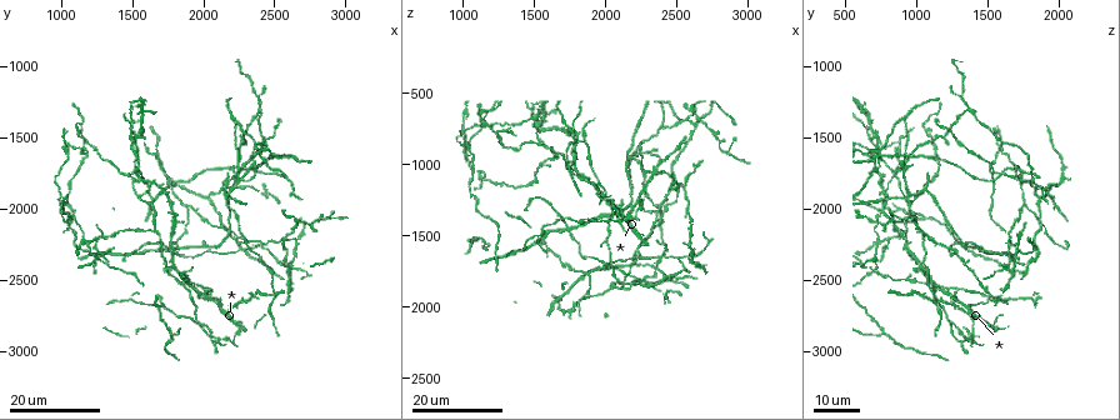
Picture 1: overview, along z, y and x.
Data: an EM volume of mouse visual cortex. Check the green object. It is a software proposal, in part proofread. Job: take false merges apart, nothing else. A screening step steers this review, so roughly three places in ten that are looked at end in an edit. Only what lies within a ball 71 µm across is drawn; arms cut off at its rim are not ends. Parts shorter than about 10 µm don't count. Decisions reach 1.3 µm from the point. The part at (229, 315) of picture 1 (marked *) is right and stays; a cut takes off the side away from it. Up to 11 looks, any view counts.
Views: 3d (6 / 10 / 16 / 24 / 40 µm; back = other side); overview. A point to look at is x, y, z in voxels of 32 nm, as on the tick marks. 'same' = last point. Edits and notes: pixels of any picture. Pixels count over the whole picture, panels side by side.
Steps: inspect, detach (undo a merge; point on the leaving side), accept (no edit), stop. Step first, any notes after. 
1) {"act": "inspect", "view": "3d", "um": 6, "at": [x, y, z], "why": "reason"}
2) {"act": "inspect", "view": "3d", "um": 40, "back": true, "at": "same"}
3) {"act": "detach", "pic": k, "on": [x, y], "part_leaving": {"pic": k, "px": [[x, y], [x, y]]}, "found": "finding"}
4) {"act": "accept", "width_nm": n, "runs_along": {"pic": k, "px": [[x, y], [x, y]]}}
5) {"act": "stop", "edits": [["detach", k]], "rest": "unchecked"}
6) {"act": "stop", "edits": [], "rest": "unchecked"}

{"act": "inspect", "view": "3d", "um": 24, "at": [2000, 2600, 1220], "why": "thin arm on a thick one"}

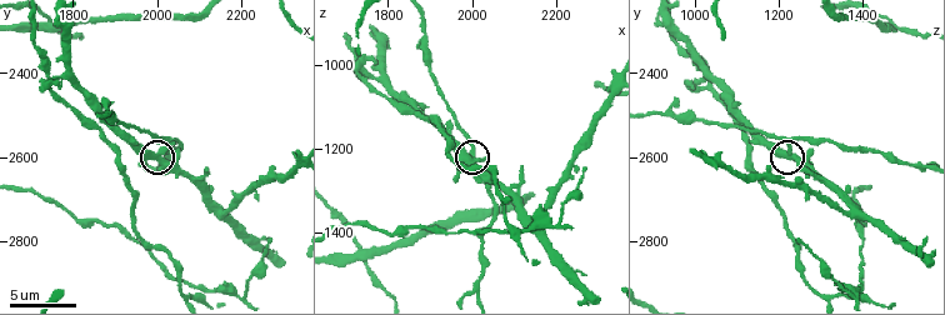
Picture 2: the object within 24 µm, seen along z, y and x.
{"act": "inspect", "view": "3d", "um": 10, "at": [2010, 2590, 1230]}

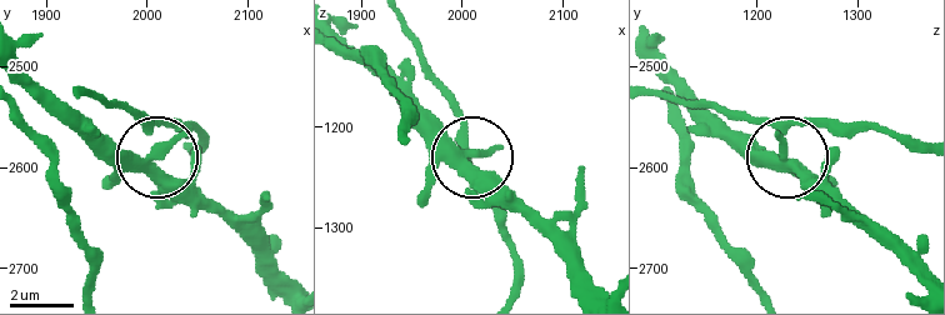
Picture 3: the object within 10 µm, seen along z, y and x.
{"act": "accept", "width_nm": 360, "runs_along": {"pic": 3, "px": [[290, 286], [225, 221], [161, 173], [153, 125], [140, 111]]}, "found": "continuous, no second neuron"}

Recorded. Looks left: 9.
{"act": "inspect", "view": "3d", "um": 24, "at": [1880, 2000, 1780], "why": "three-way junction"}

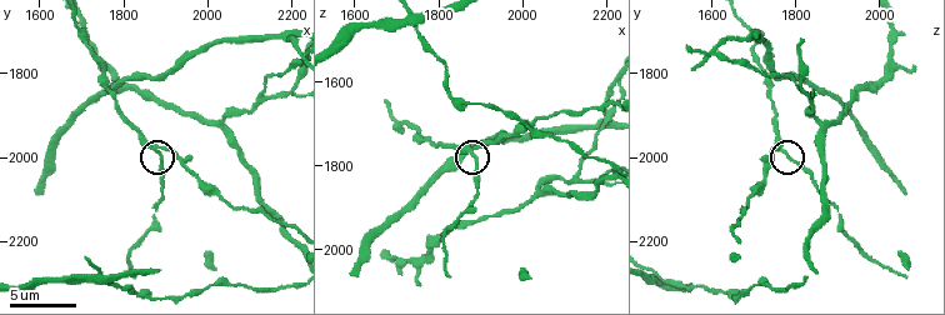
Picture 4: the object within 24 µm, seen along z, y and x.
{"act": "inspect", "view": "3d", "um": 10, "at": [1885, 1985, 1775]}

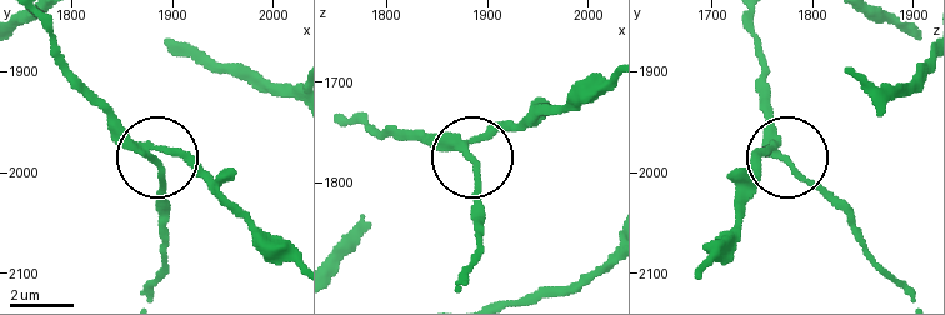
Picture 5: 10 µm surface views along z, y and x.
{"act": "detach", "pic": 5, "on": [176, 156], "side_arm_um": 22, "arms": 3, "found": "two neurons meet here"}

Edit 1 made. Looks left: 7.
{"act": "inspect", "view": "overview", "why": "redraw"}

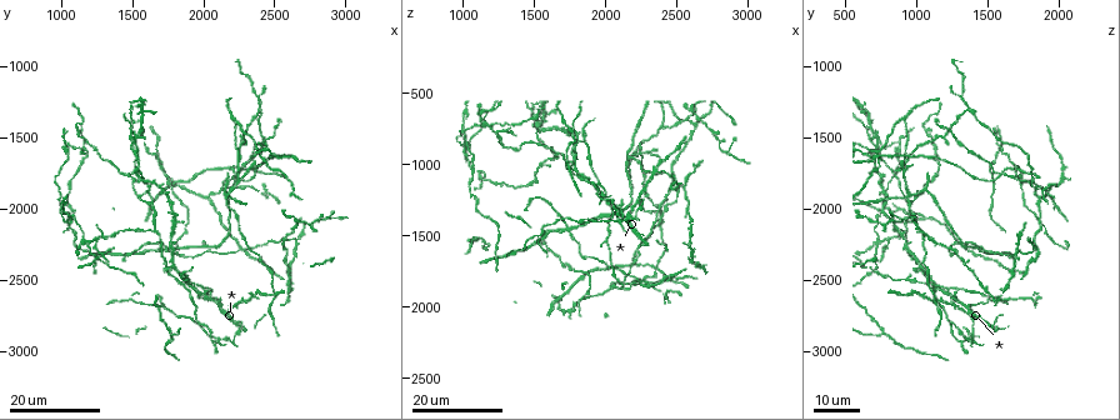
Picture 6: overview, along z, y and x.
{"act": "inspect", "view": "3d", "um": 24, "at": [2300, 2280, 1840], "why": "arms part here"}

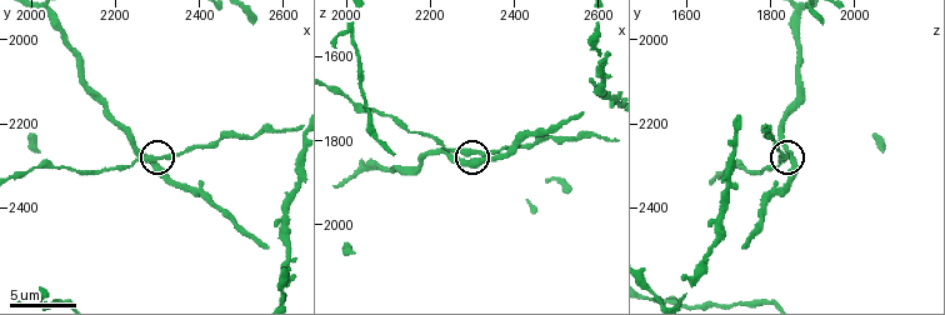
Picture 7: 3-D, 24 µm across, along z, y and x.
{"act": "inspect", "view": "3d", "um": 10, "at": [2285, 2290, 1860]}

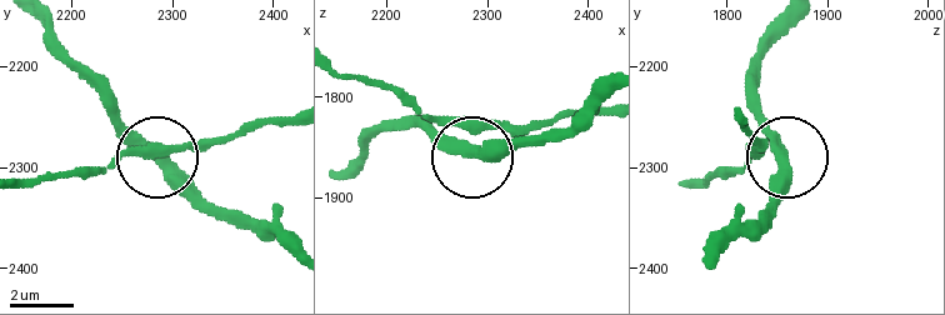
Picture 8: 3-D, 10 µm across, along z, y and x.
{"act": "accept", "arms": 3, "runs_along": {"pic": 8, "px": [[696, 178], [776, 153], [785, 161], [776, 215]]}, "found": "all the same neuron"}

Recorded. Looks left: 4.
{"act": "inspect", "view": "3d", "um": 16, "at": [2220, 1740, 1600], "why": "four or more arms meet"}

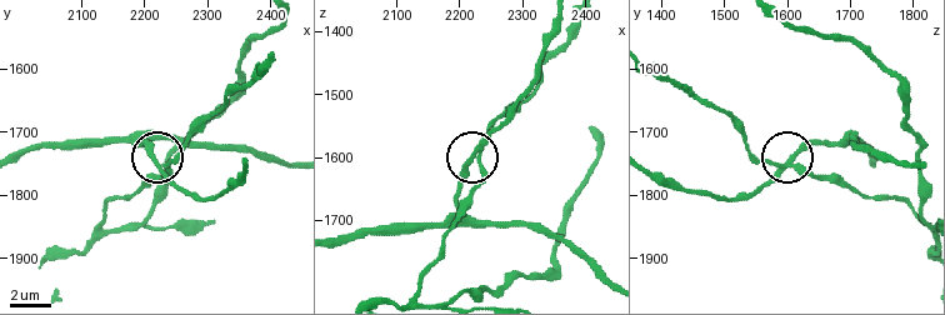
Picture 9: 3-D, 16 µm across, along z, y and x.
{"act": "inspect", "view": "3d", "um": 10, "at": [2215, 1740, 1605]}

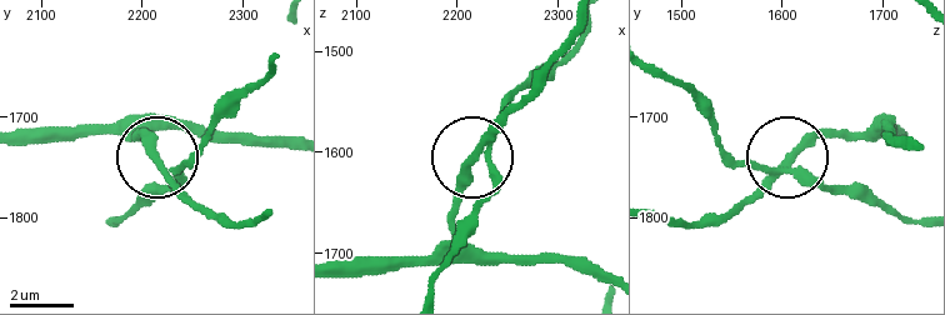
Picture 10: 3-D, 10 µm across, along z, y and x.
{"act": "accept", "runs_along": {"pic": 10, "px": [[921, 224], [865, 196], [816, 186], [784, 164], [739, 205]]}, "found": "continuous, no second neuron"}

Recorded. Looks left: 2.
{"act": "inspect", "view": "3d", "um": 16, "at": [2240, 1640, 920], "why": "arms part here"}

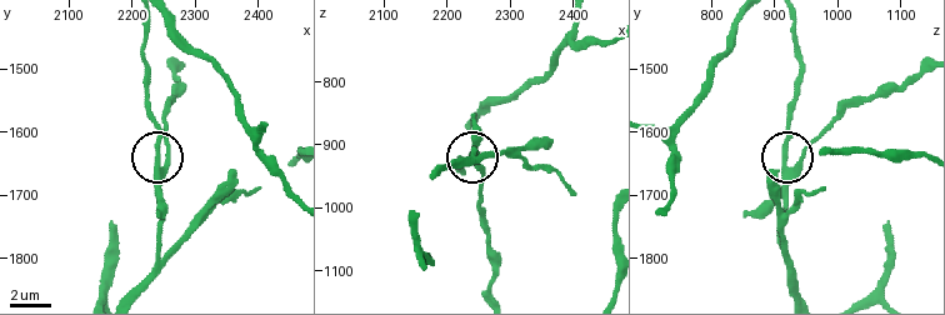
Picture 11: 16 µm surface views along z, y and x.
{"act": "inspect", "view": "3d", "um": 6, "at": [2245, 1655, 935]}

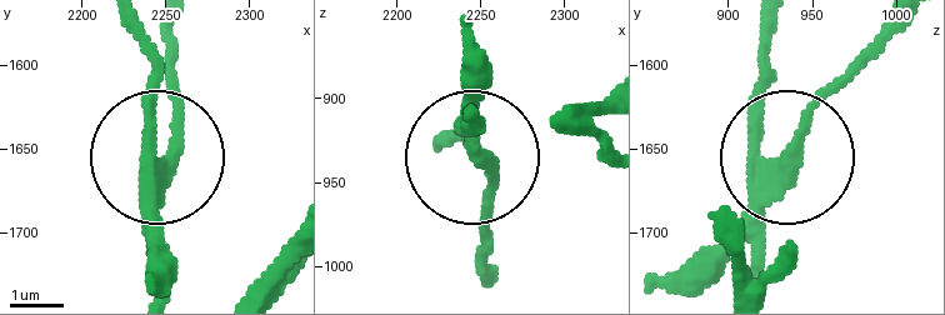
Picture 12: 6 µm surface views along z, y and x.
{"act": "detach", "pic": 12, "on": [149, 125], "found": "two neurons meet here"}

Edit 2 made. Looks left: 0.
{"act": "stop", "edits": [["detach", 5], ["detach", 12]], "rest": "unchecked"}

